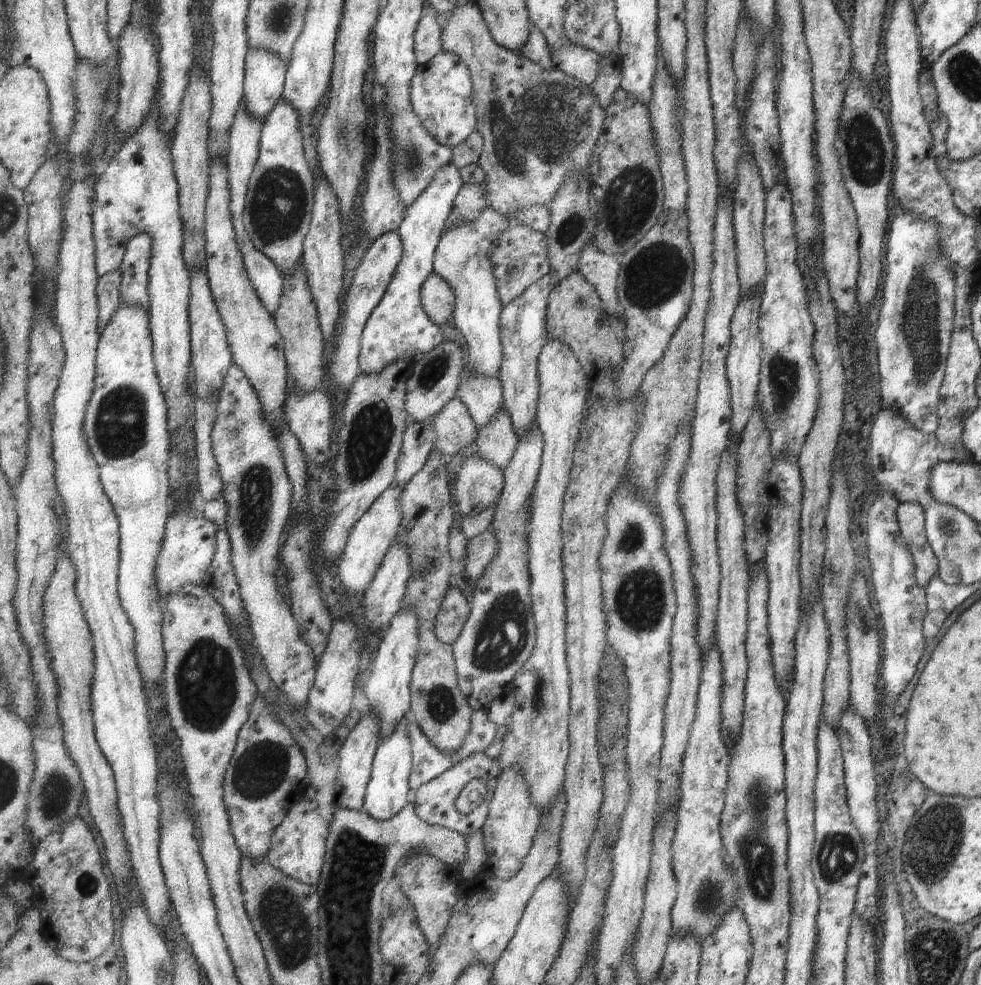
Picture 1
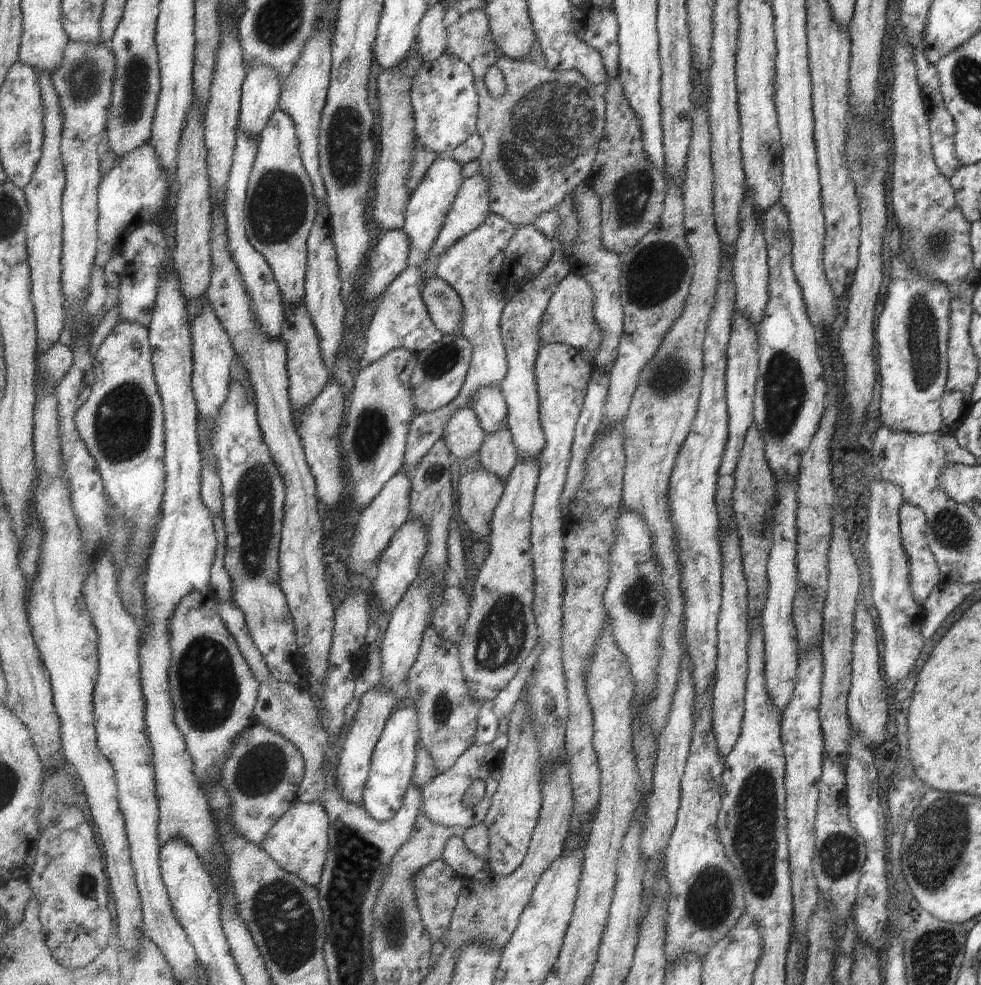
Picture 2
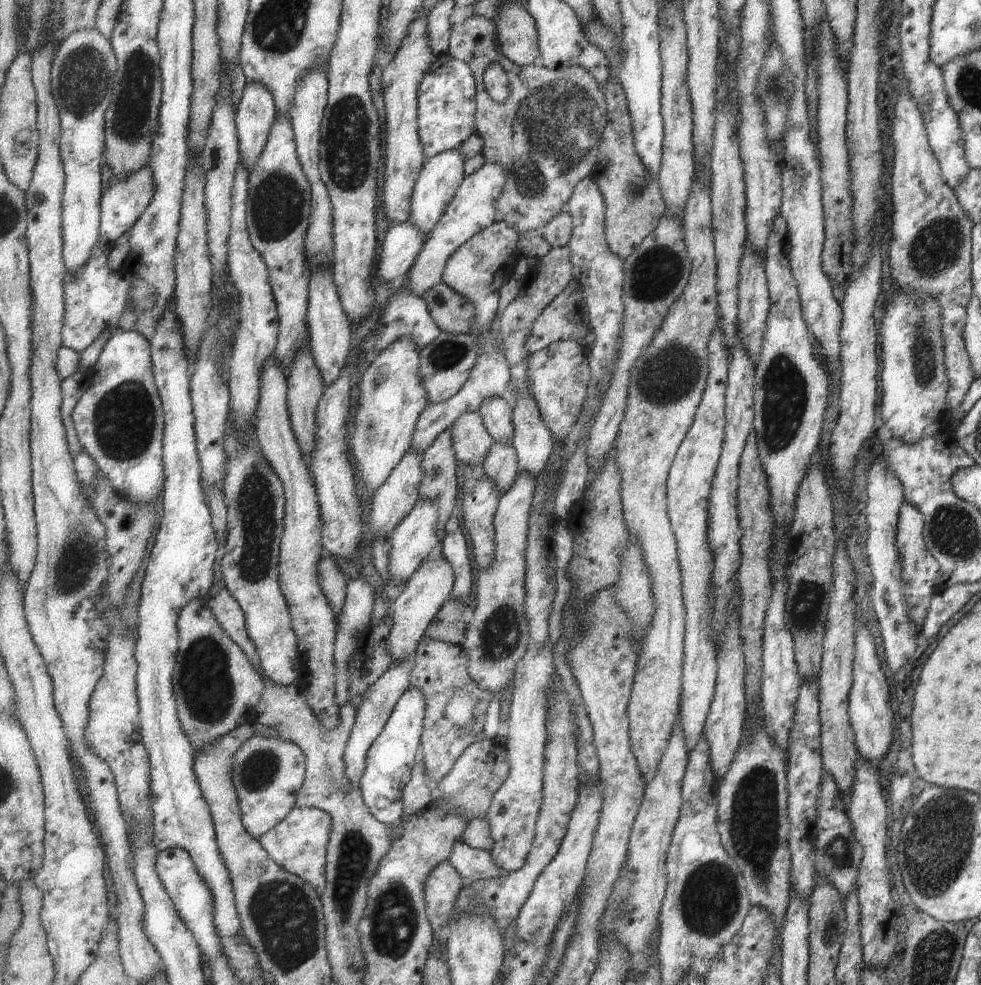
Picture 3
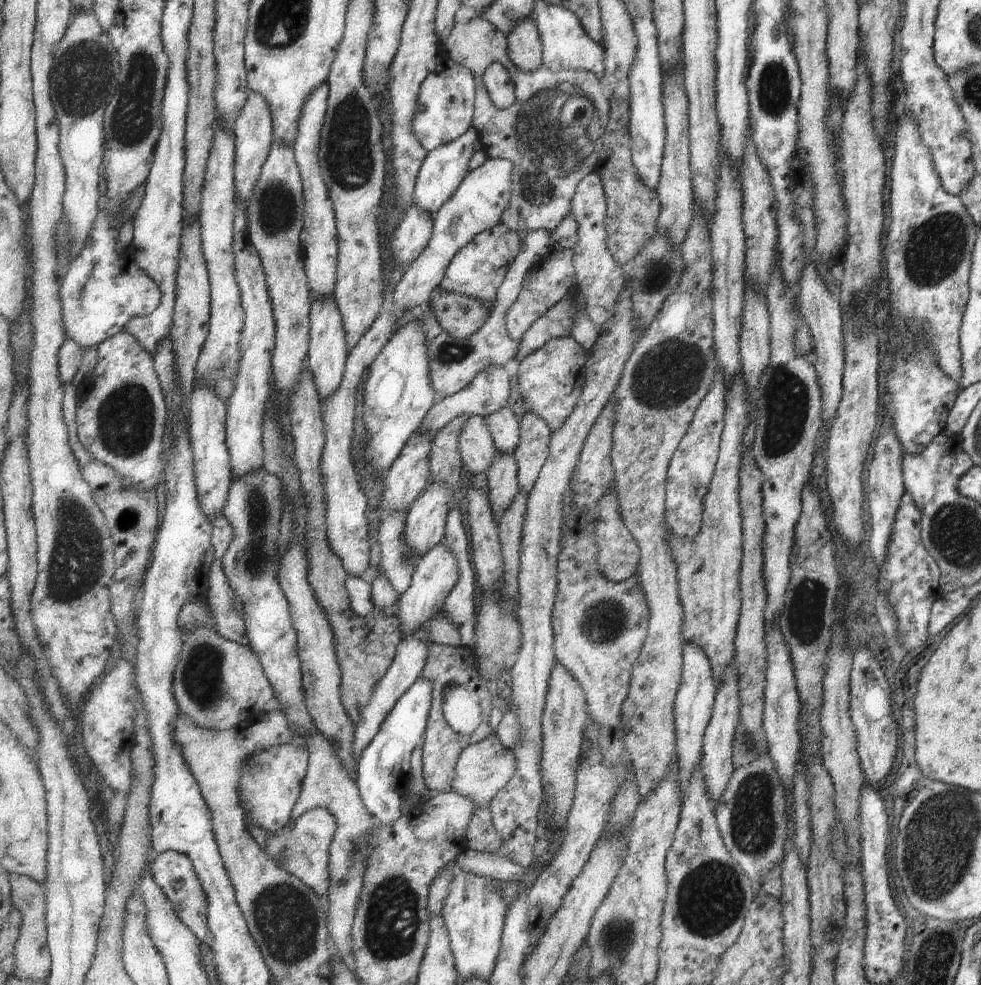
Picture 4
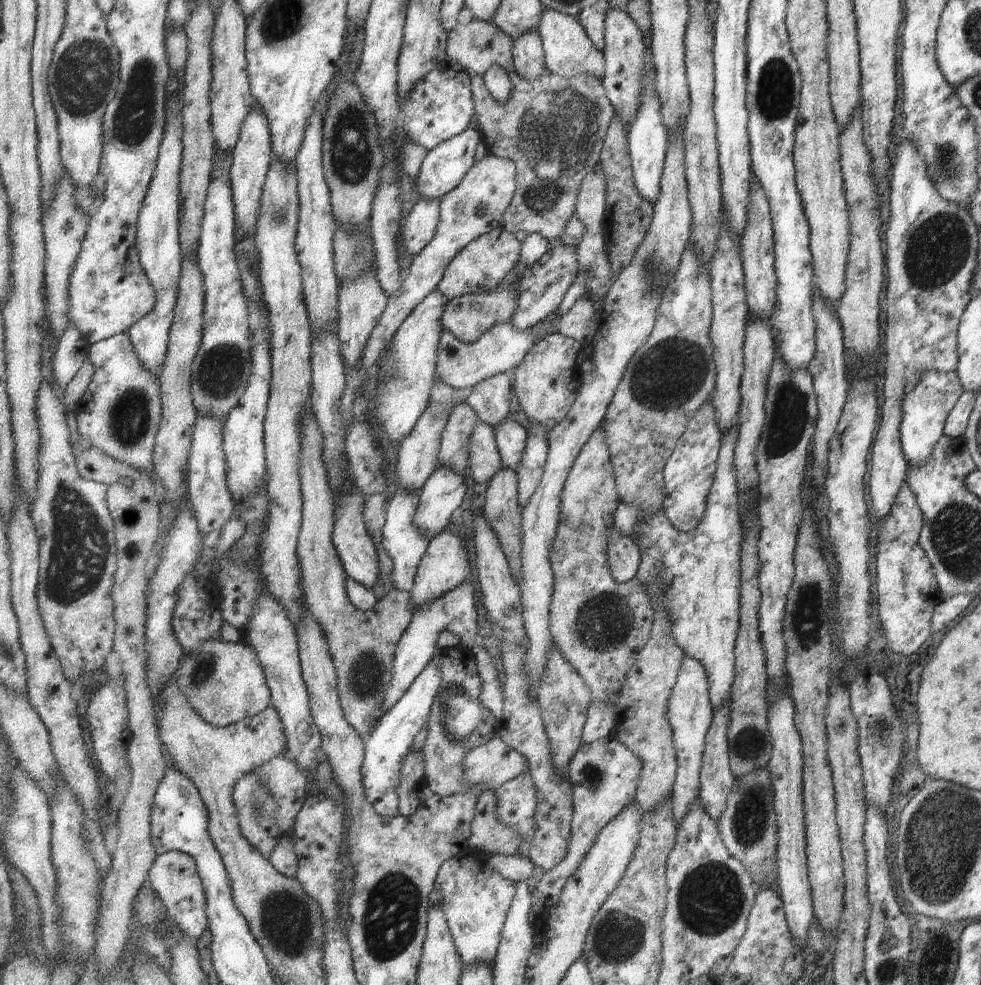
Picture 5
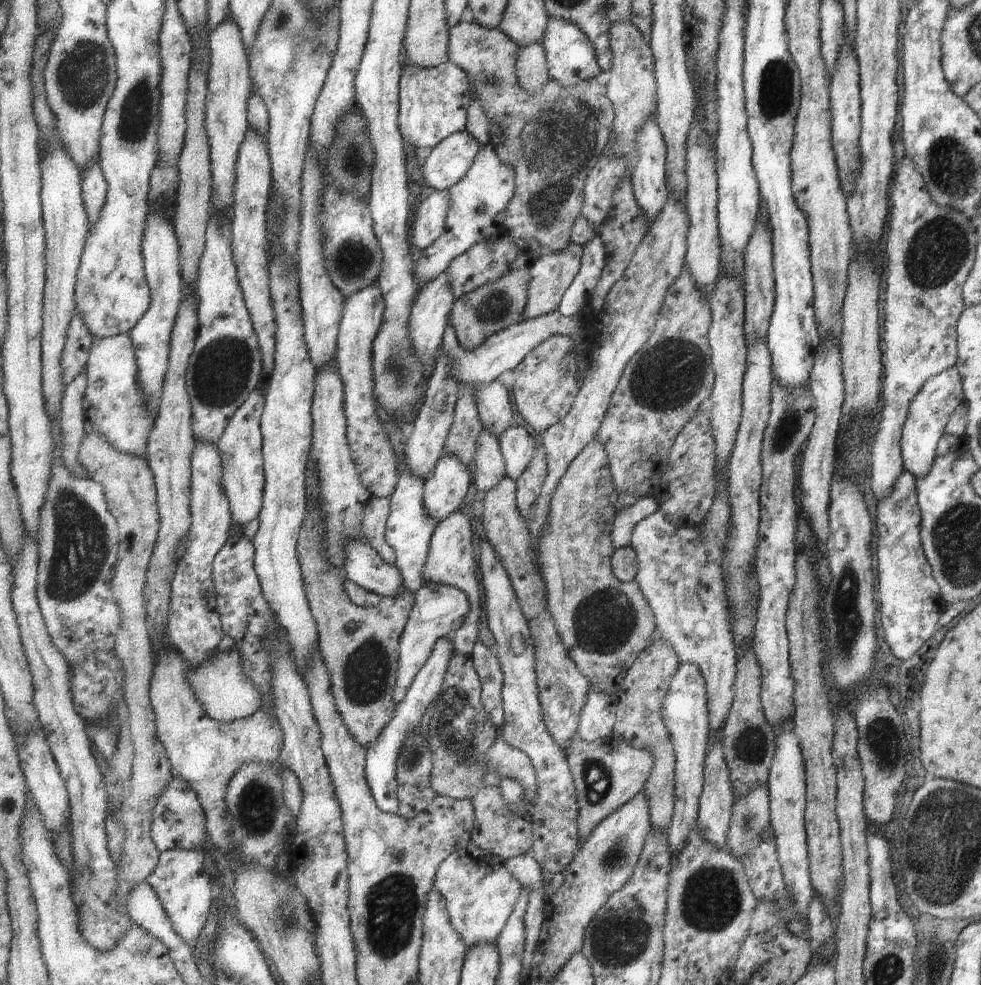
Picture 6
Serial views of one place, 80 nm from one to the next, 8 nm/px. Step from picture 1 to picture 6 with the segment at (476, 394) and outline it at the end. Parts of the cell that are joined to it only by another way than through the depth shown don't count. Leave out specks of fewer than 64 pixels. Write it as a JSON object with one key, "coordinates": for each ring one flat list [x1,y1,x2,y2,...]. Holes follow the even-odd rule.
{"coordinates":[[518,425,509,427,499,440,508,465,508,476,517,480,529,468,538,446,529,432]]}

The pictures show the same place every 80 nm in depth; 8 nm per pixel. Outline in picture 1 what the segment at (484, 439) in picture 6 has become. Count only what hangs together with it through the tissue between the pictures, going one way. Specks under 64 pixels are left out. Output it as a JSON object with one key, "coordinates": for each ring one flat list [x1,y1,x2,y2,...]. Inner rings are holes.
{"coordinates":[[459,398,443,407,433,420,438,436,435,448,441,449,444,454,461,454,463,448,476,443,480,434,468,406]]}

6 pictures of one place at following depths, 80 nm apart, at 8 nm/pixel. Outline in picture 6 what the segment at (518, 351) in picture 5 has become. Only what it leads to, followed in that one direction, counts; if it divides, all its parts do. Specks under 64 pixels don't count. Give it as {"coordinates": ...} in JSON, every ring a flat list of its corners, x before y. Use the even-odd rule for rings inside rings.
{"coordinates":[[557,309,555,312,539,318,521,321,499,331,489,337,478,349,470,351,460,343,456,335,456,329,449,322,444,334,441,352,447,353,452,358,454,362,453,376,460,380,462,386,467,384,486,386,496,381,503,372,507,372,507,370,514,371,524,362,526,356,529,356,535,348,552,336,565,335,572,337,581,331,585,331,585,322,579,321,578,317,566,317,564,313]]}

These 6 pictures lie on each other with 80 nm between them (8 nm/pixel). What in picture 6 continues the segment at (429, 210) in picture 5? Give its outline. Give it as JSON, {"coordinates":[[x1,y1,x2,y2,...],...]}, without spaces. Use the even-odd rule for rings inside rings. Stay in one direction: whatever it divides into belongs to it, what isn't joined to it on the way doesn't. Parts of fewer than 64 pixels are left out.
{"coordinates":[[435,191,423,202,415,214,414,246,425,250,445,232,450,209,450,192]]}

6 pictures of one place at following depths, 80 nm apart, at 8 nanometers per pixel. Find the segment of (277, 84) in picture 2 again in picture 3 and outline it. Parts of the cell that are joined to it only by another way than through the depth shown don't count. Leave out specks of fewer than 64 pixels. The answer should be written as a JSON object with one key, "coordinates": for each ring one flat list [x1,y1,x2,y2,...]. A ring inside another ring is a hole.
{"coordinates":[[247,82,237,109,237,131,239,134,243,164,247,168,261,160,271,128,277,121,277,104,273,92,259,82]]}

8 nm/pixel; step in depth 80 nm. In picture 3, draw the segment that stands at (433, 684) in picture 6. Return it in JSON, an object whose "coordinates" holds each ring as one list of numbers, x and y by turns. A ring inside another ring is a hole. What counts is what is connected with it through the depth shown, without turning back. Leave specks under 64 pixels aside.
{"coordinates":[[410,688,401,696,396,711,389,718,384,732,375,740,367,760,367,770,361,778,361,794,372,816,384,824,397,824,404,812,404,790,412,780,413,768,419,760,419,751,425,727,427,702,419,688]]}

